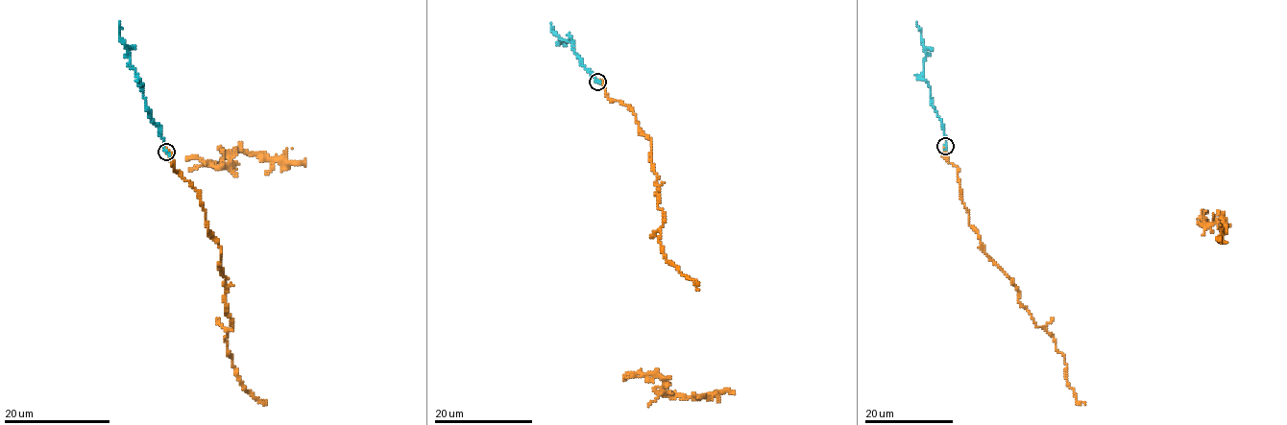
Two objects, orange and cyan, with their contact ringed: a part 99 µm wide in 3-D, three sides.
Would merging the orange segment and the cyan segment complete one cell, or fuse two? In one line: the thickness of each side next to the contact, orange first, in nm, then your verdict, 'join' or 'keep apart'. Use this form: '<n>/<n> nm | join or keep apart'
320/60 nm | join

